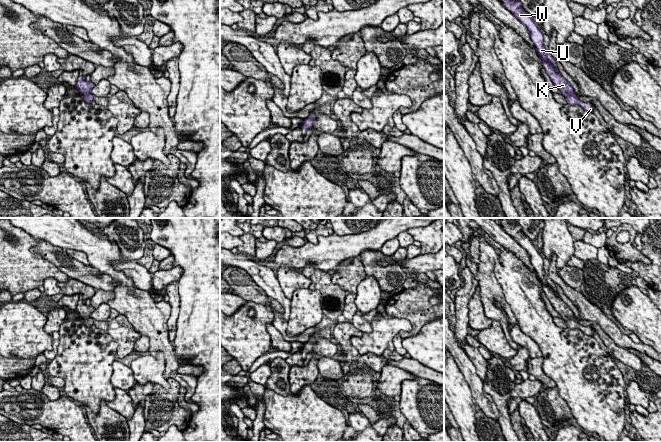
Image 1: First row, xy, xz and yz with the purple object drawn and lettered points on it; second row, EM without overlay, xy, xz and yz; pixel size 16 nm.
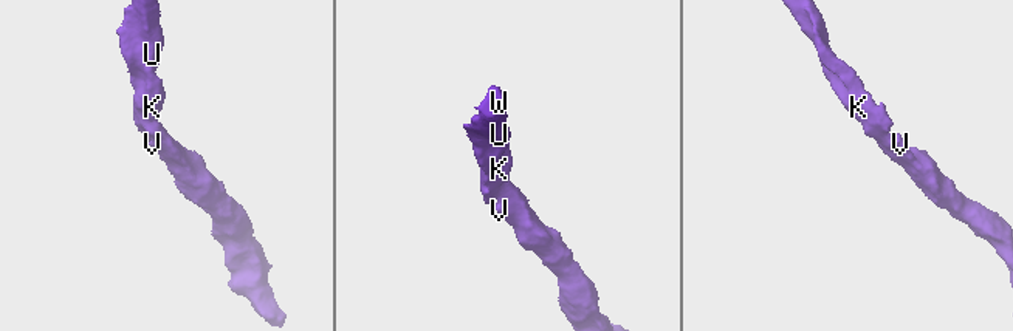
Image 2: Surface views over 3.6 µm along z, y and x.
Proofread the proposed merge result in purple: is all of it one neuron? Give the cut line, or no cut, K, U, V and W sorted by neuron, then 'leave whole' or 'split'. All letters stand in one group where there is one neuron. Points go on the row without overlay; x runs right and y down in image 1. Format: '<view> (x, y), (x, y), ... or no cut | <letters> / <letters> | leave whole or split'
no cut | K U V W | leave whole

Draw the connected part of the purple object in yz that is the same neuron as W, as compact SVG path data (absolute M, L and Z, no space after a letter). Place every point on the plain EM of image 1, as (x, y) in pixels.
M500 218L501 226L504 230L513 237L516 242L529 254L530 262L532 263L536 274L539 279L539 283L542 286L546 297L552 304L553 308L565 319L567 327L571 329L579 329L585 335L593 336L591 327L585 327L575 321L573 311L570 307L558 296L556 284L548 277L544 270L544 262L540 253L534 247L533 242L524 235L522 227L519 225L509 224L507 219Z

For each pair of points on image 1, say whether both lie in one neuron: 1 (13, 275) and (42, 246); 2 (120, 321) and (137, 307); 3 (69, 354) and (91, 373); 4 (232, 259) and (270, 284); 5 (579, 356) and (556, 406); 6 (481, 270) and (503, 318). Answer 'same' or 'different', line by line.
1: different
2: different
3: same
4: same
5: different
6: same

